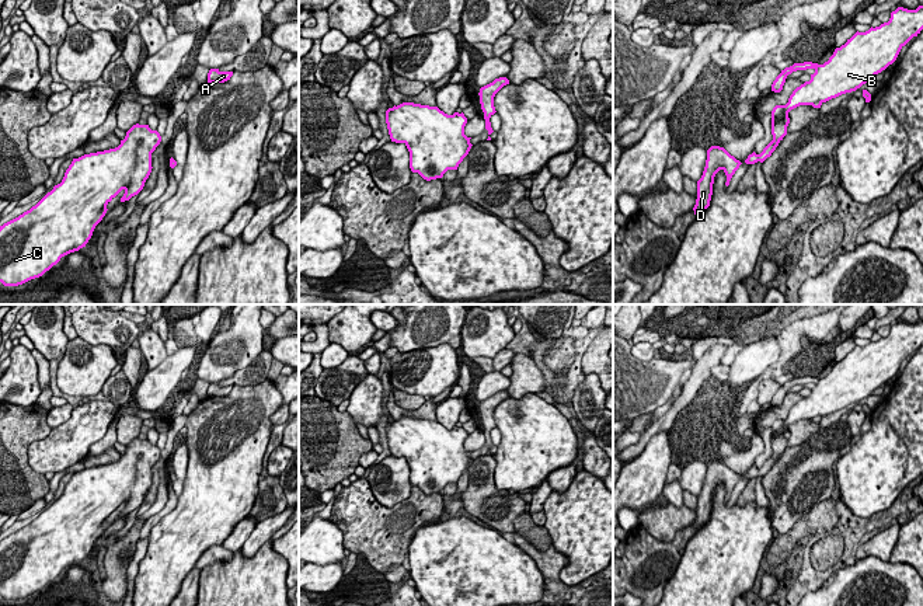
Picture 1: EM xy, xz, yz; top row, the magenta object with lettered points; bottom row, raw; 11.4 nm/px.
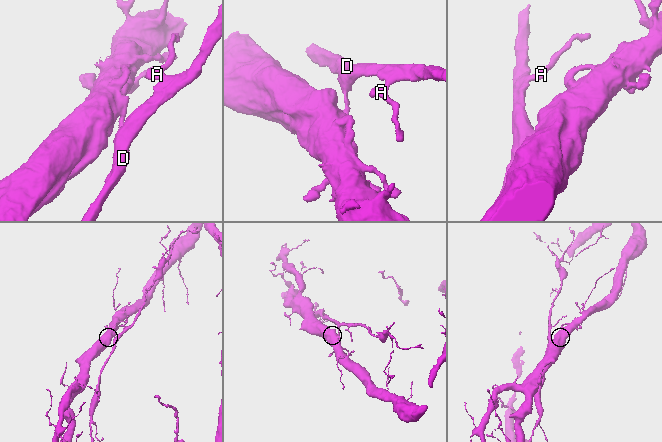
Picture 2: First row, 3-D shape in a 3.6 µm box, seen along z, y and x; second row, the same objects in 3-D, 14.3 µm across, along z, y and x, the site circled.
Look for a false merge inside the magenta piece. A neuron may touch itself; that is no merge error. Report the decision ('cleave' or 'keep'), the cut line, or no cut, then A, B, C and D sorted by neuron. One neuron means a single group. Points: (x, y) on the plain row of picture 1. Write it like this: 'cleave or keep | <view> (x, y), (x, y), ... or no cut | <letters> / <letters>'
cleave | xz (488, 434), (486, 436) | A D / B C

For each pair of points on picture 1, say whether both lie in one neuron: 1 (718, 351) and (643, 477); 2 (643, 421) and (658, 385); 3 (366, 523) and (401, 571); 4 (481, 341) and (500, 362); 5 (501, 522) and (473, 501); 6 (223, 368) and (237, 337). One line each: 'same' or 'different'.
1: different
2: different
3: different
4: different
5: same
6: same

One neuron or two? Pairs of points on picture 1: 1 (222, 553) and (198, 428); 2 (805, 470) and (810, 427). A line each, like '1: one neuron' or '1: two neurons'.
1: two neurons
2: two neurons

